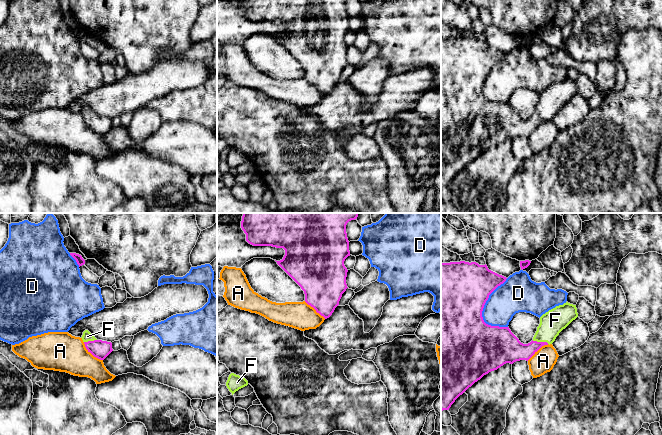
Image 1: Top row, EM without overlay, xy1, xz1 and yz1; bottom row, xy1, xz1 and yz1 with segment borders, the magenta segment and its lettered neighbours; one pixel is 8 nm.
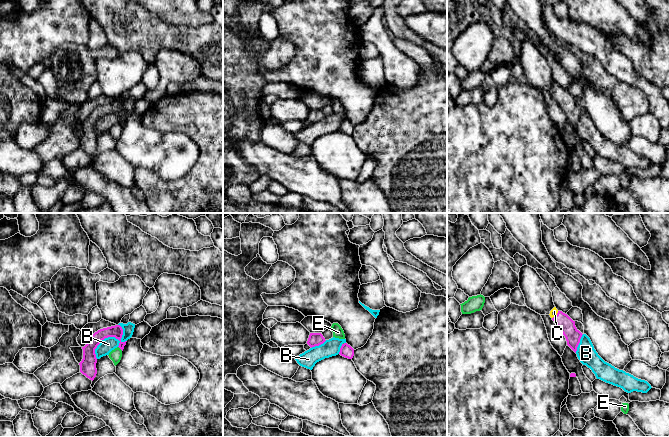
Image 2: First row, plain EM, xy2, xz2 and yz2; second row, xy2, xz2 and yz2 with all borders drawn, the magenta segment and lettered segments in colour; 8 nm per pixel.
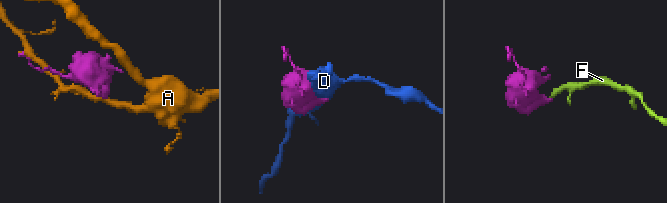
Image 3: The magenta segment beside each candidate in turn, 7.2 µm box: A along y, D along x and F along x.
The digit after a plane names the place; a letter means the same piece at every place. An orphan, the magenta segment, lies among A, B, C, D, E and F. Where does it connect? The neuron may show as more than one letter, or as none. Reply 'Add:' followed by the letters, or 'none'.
Add: C, F

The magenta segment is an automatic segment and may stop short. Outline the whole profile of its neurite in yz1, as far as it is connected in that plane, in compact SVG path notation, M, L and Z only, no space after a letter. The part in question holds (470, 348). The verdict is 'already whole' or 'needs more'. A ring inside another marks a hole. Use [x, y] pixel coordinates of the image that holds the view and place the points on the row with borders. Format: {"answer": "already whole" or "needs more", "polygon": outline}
{"answer": "needs more", "polygon": "M441 262L441 411L449 410L455 400L475 382L506 363L528 361L542 346L552 344L559 333L578 317L576 305L556 306L540 317L540 324L528 344L523 344L509 327L484 322L482 311L489 295L506 277L476 262Z"}

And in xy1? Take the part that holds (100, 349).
{"answer": "needs more", "polygon": "M88 330L83 332L81 338L88 352L100 360L104 360L113 351L111 342L97 340Z"}

